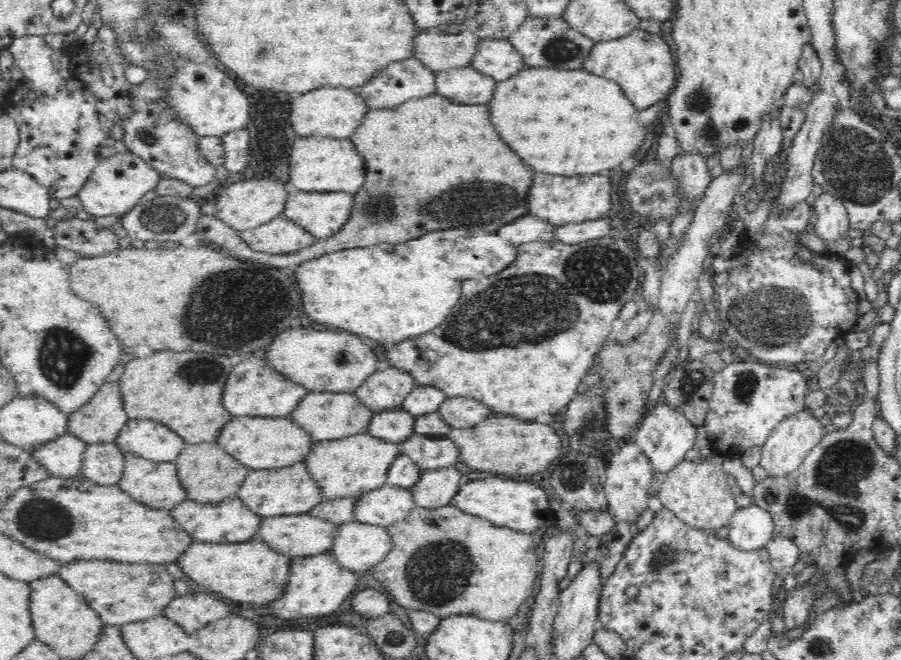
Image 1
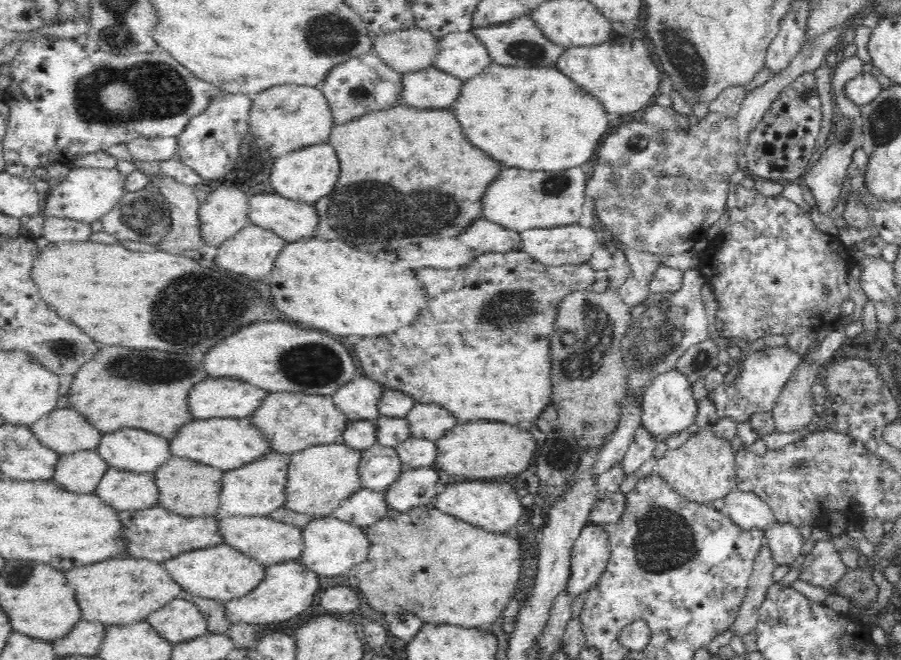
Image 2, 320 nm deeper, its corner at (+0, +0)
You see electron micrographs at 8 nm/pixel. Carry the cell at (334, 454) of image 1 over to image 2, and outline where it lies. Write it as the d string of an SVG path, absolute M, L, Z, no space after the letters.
M332 443L312 445L290 456L288 468L288 486L286 486L286 504L298 512L304 512L318 517L328 517L338 508L338 505L360 490L360 462L364 453L352 445Z

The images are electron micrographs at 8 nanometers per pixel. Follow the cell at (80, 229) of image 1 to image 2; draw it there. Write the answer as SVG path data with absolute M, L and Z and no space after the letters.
M45 216L42 236L48 242L88 242L94 230L87 222L57 216Z

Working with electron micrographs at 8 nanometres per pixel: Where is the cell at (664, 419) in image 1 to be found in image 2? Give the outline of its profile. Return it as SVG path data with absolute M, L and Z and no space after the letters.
M672 370L650 382L642 402L642 426L654 440L666 442L668 438L690 428L696 422L696 416L698 401L694 399L692 385L684 375Z

